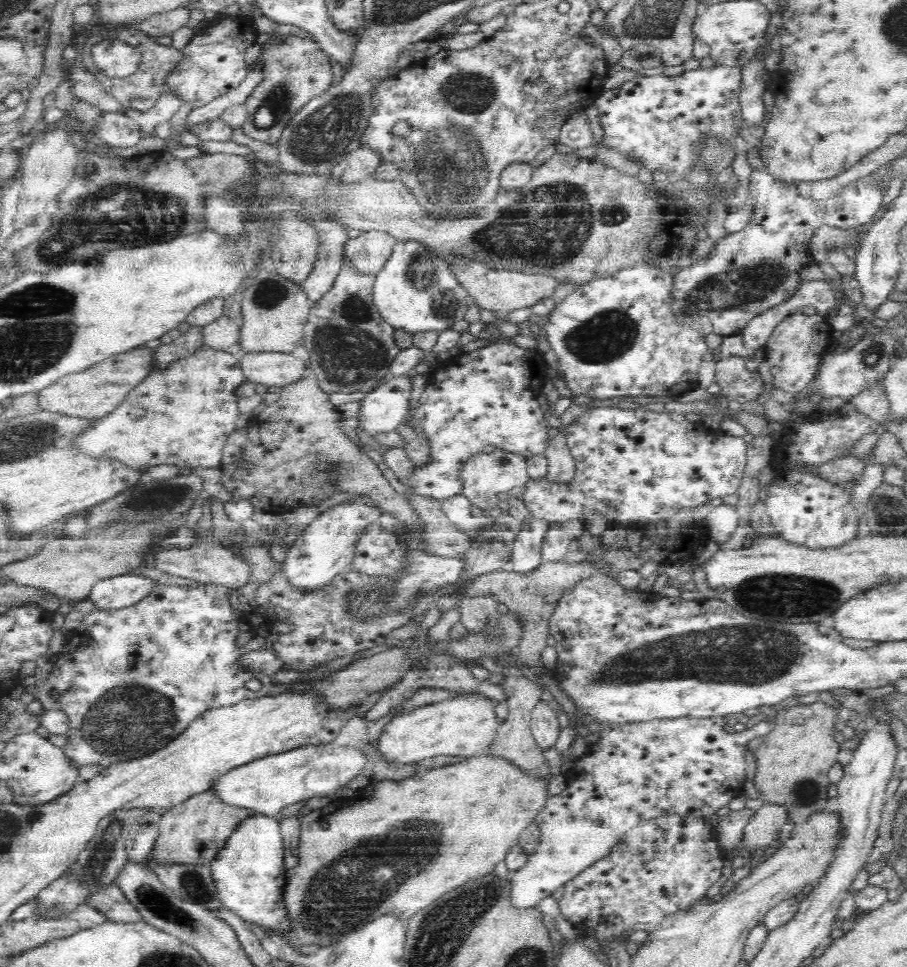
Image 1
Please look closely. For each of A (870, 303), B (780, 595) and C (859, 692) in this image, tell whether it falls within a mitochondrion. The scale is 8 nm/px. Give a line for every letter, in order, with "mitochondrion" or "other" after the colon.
A: other
B: mitochondrion
C: other

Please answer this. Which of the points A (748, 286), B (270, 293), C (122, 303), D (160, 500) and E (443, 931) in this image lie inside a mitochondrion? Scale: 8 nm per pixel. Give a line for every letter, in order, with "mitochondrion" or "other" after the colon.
A: mitochondrion
B: mitochondrion
C: other
D: mitochondrion
E: mitochondrion

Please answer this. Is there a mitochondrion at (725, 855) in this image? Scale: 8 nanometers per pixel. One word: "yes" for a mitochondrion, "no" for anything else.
no

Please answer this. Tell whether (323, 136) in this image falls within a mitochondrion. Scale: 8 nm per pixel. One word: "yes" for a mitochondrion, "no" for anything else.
yes

